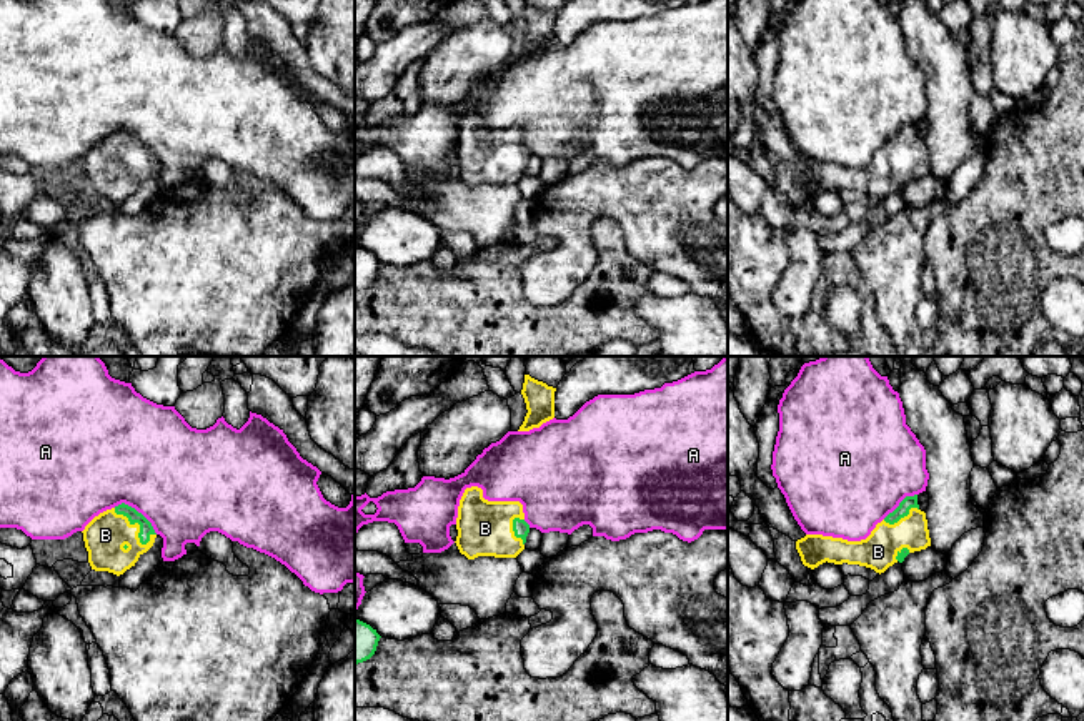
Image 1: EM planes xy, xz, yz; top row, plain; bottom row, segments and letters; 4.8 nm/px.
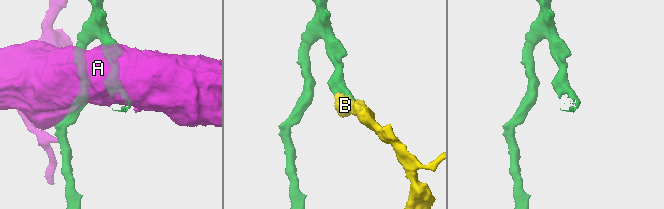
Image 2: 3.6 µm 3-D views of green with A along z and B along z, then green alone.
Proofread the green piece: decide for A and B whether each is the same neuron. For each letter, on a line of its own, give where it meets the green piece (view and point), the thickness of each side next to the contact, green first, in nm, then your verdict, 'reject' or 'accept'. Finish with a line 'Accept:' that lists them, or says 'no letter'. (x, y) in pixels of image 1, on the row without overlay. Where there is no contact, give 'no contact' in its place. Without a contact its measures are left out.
A: xy (135, 137) | 70/480 nm | reject
B: xy (140, 155) | 70/200 nm | accept
Accept: B

